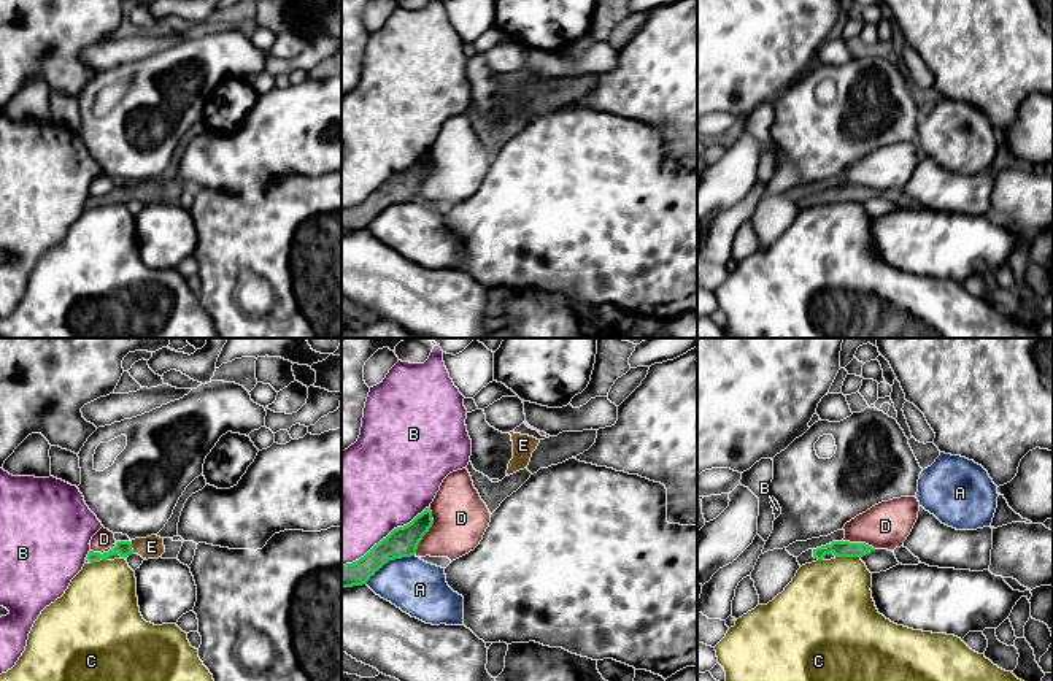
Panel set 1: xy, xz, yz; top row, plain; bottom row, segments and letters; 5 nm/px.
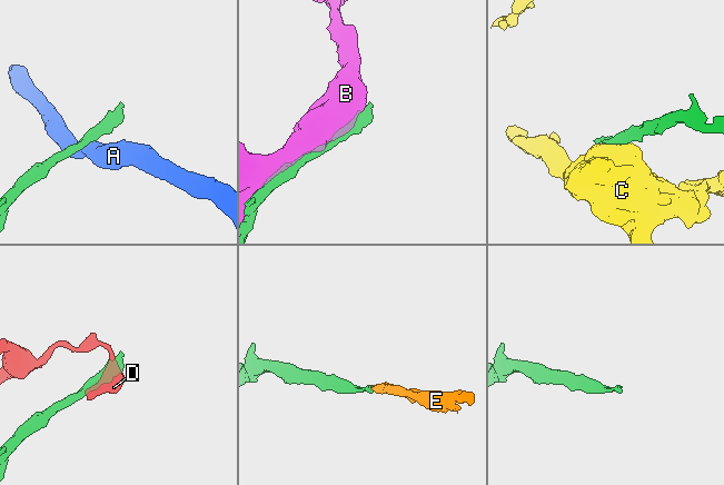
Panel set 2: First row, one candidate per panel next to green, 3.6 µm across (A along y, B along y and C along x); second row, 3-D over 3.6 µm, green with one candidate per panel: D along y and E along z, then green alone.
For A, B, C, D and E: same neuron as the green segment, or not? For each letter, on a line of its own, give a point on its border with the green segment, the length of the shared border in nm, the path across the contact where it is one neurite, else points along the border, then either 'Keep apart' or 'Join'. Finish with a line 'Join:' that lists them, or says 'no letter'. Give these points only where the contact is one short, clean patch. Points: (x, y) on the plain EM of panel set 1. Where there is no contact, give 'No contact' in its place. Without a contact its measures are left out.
A: Touches green at xz (389, 203). Shared border 280 nm. Boundary: xz (413, 199), (389, 203), (366, 227). Keep apart
B: Touches green at xz (386, 181). Shared border 550 nm. Keep apart
C: Touches green at yz (848, 200). Shared border 130 nm. Keep apart
D: Touches green at xz (428, 175). Shared border 260 nm. Keep apart
E: Touches green at xy (131, 191). Shared border 70 nm. Path across: xy (123, 192), (131, 191), (151, 191). Join
Join: E

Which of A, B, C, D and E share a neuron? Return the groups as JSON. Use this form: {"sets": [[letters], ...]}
{"sets": [["A"], ["B"], ["C"], ["D"], ["E"]]}

